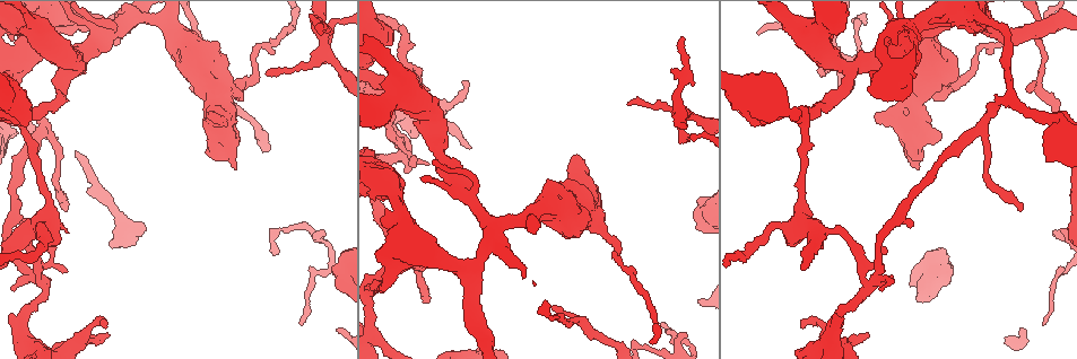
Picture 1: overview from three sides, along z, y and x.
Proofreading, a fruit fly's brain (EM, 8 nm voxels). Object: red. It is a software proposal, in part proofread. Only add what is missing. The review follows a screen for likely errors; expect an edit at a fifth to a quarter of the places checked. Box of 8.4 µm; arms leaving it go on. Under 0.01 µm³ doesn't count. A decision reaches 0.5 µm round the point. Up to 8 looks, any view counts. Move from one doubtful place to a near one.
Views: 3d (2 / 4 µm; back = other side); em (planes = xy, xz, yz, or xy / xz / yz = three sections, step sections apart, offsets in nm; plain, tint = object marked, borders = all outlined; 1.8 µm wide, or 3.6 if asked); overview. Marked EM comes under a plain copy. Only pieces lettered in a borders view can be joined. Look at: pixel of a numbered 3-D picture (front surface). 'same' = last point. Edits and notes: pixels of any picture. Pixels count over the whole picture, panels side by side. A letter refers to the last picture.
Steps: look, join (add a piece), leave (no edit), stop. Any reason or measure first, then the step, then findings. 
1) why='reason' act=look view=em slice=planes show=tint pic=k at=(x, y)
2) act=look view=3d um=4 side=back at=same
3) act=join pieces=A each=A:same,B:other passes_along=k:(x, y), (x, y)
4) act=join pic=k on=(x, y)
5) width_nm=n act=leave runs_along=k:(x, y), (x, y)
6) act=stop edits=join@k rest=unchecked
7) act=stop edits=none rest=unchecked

why='thin end' act=look view=3d um=2 side=back pic=1 at=(628, 104)

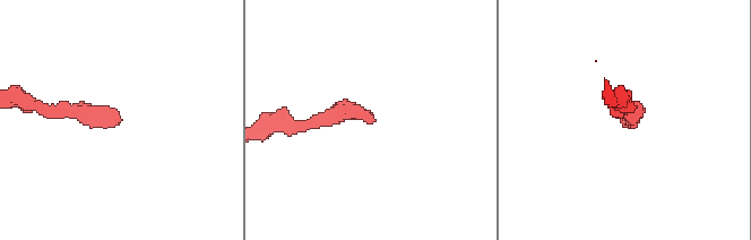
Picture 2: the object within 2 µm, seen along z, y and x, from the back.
why='now the EM' act=look view=em slice=planes show=borders pic=2 at=(622, 125)

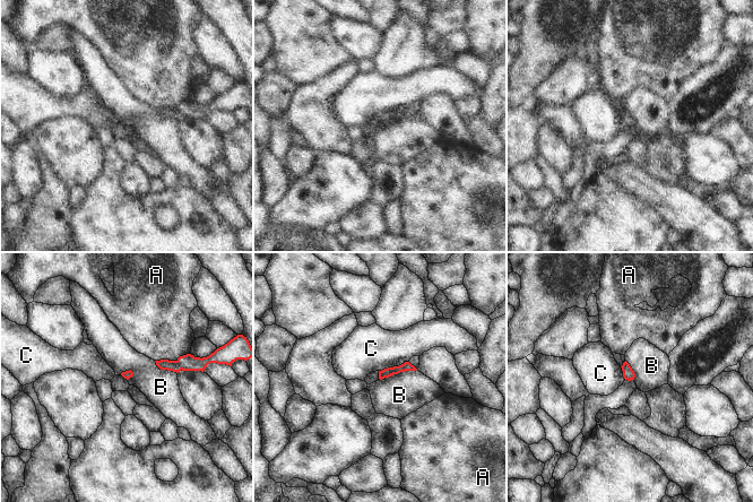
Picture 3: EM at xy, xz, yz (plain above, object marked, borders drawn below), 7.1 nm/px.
longest_contact=B:280nm act=leave each=A:other,B:other,C:other found='none of them fits'

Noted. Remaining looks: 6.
why='calibre changes' act=look view=em um=3.6 slice=planes show=tint pic=1 at=(963, 85)

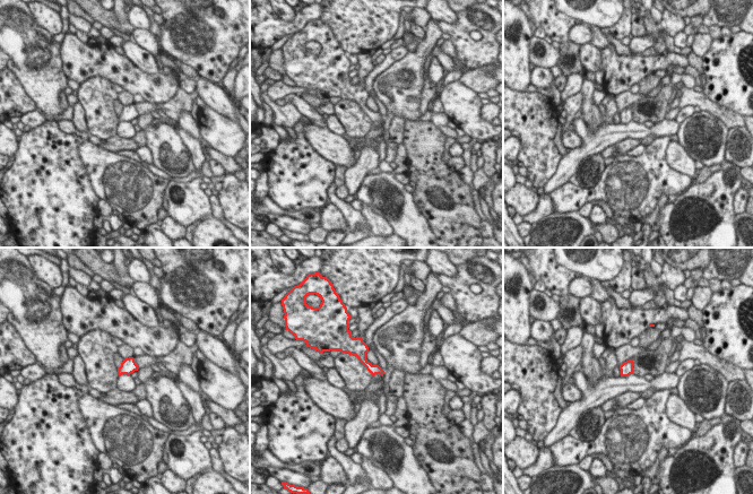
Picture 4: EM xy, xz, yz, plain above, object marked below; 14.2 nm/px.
why='what lies round it' act=look view=em um=3.6 slice=planes show=borders at=same

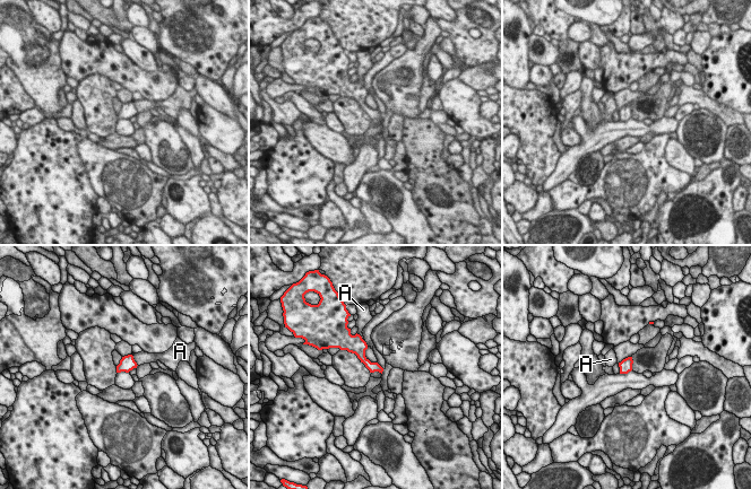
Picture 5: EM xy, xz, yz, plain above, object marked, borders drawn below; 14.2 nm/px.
act=leave each=A:other found='none of them fits'

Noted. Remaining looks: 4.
why='tapers out' act=look view=3d um=2 pic=1 at=(429, 299)

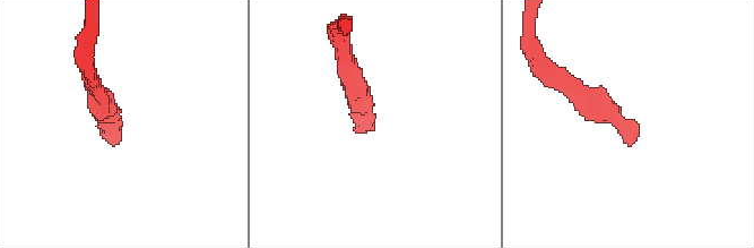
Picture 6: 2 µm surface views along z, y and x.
act=look view=em slice=xy step=16 show=borders pic=6 at=(365, 124)

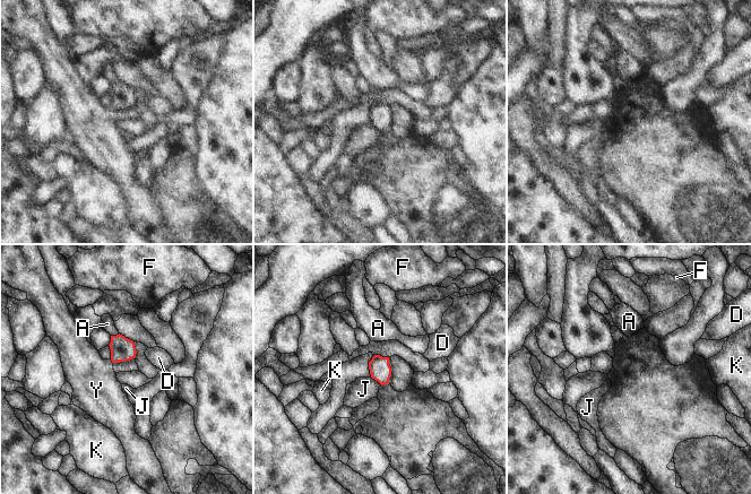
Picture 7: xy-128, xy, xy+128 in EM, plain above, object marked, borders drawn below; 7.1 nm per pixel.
longest_contact=J:110nm act=leave each=A:other,D:other,F:other,J:other,K:other,Y:other border=7:(370, 376), (381, 384) found='none of them fits'

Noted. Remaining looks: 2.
why='tapers out' act=look view=em slice=planes show=borders pic=1 at=(324, 235)

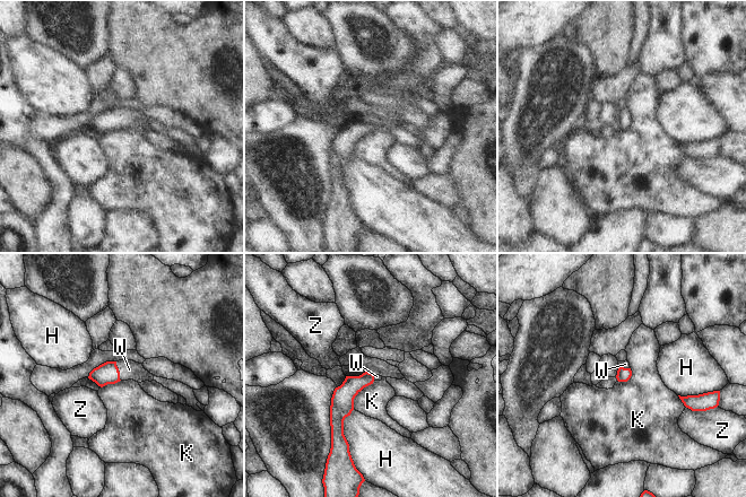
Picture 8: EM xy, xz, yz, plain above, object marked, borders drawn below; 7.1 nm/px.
act=join pieces=W each=H:other,K:other,W:same,Z:other passes_along=8:(107, 373), (118, 371), (129, 369) found='it goes on there'

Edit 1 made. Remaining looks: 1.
act=stop edits=join@8 rest=unchecked

